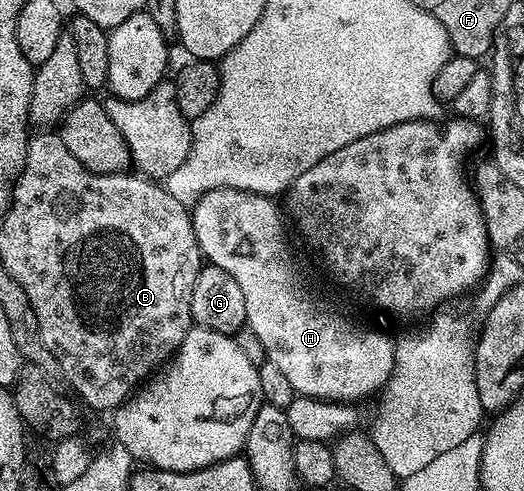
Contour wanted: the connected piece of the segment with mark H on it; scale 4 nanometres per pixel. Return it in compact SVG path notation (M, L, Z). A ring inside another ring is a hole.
M218 188L206 192L196 201L195 206L191 207L192 227L194 228L194 236L198 242L198 248L201 255L211 265L222 268L226 272L230 272L230 276L234 276L234 281L238 284L238 288L242 288L242 296L246 296L246 312L248 313L247 329L254 332L254 336L258 336L258 340L262 340L262 348L264 349L265 359L273 362L279 370L286 375L286 380L290 380L290 384L296 390L297 395L305 398L322 398L325 402L347 402L349 404L359 403L359 398L367 396L371 390L379 391L387 384L387 380L394 368L394 352L395 344L393 335L383 334L380 330L371 330L368 326L359 326L356 322L351 322L348 318L343 318L340 314L335 314L332 310L323 310L318 303L312 299L312 294L308 291L306 283L300 279L300 274L296 271L296 266L292 263L292 254L288 251L288 238L284 235L285 215L275 206L273 199L267 194L255 194L254 192L246 192L238 188Z

